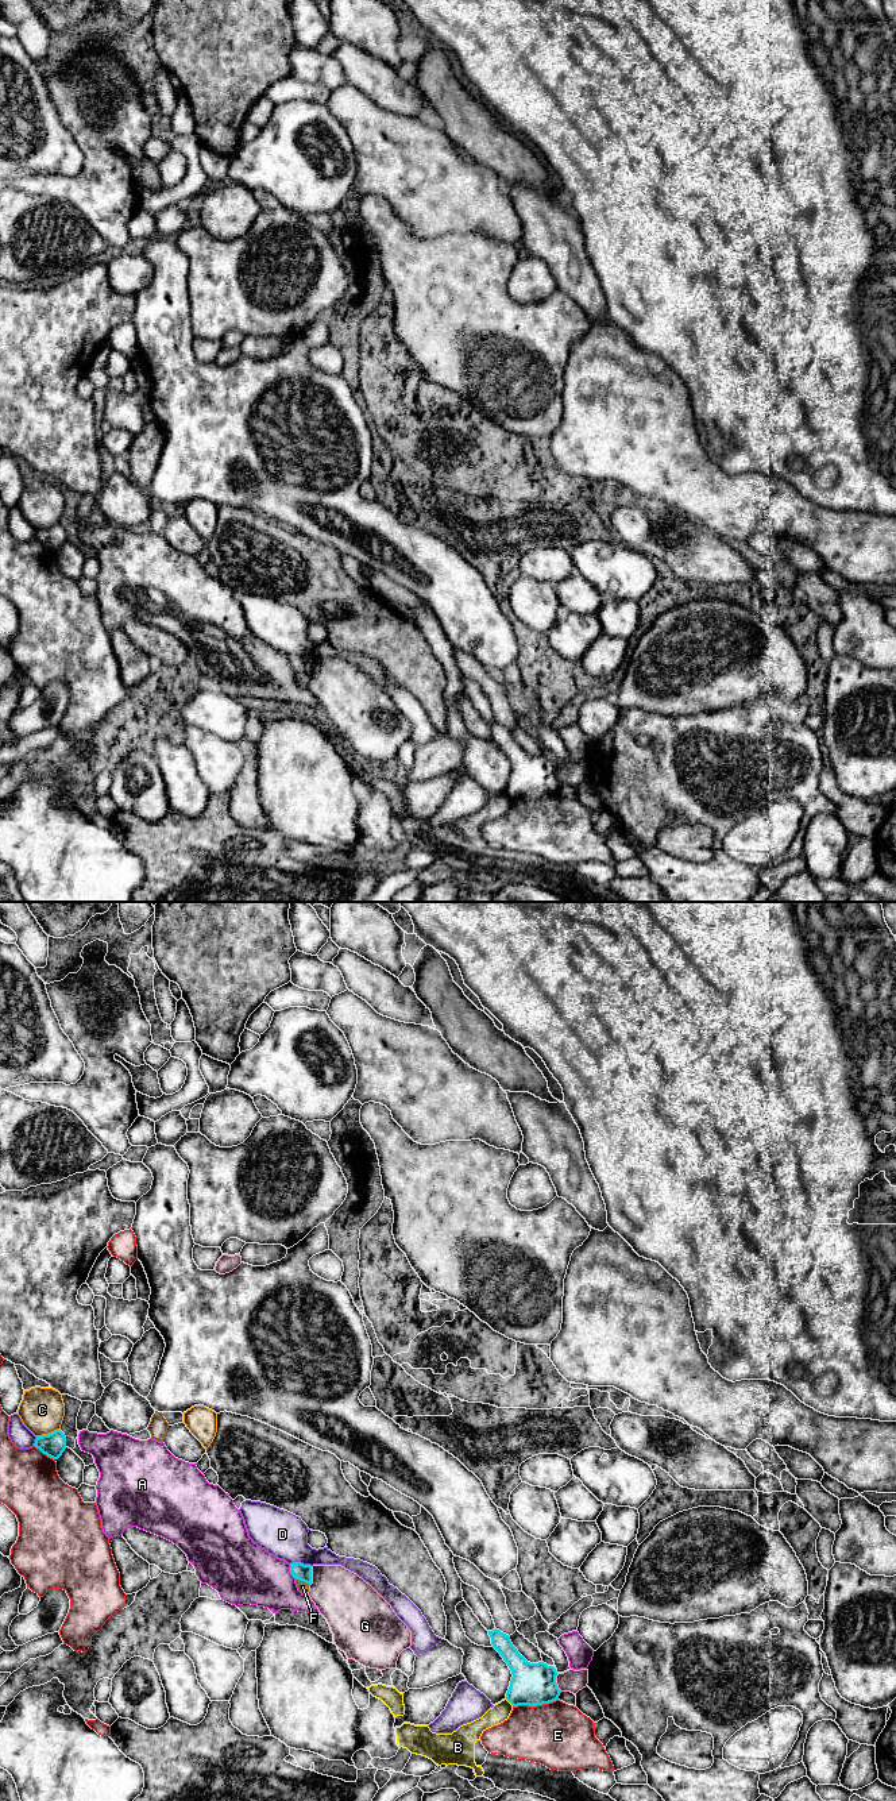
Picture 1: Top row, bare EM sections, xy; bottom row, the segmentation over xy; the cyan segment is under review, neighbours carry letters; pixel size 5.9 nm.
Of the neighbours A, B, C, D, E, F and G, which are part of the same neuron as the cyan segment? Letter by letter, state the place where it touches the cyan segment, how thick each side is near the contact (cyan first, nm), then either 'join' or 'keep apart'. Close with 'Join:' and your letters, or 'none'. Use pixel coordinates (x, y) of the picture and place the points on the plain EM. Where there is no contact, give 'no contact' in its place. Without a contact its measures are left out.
A: contact xy (290, 664); calibres 100 and 360 nm; keep apart
B: contact xy (509, 794); calibres 260 and 110 nm; keep apart
C: contact xy (49, 527); calibres 140 and 260 nm; keep apart
D: contact xy (300, 655); calibres 100 and 280 nm; keep apart
E: contact xy (535, 798); calibres 260 and 380 nm; keep apart
F: contact xy (302, 673); calibres 100 and 70 nm; keep apart
G: contact xy (311, 668); calibres 100 and 320 nm; keep apart
Join: none

